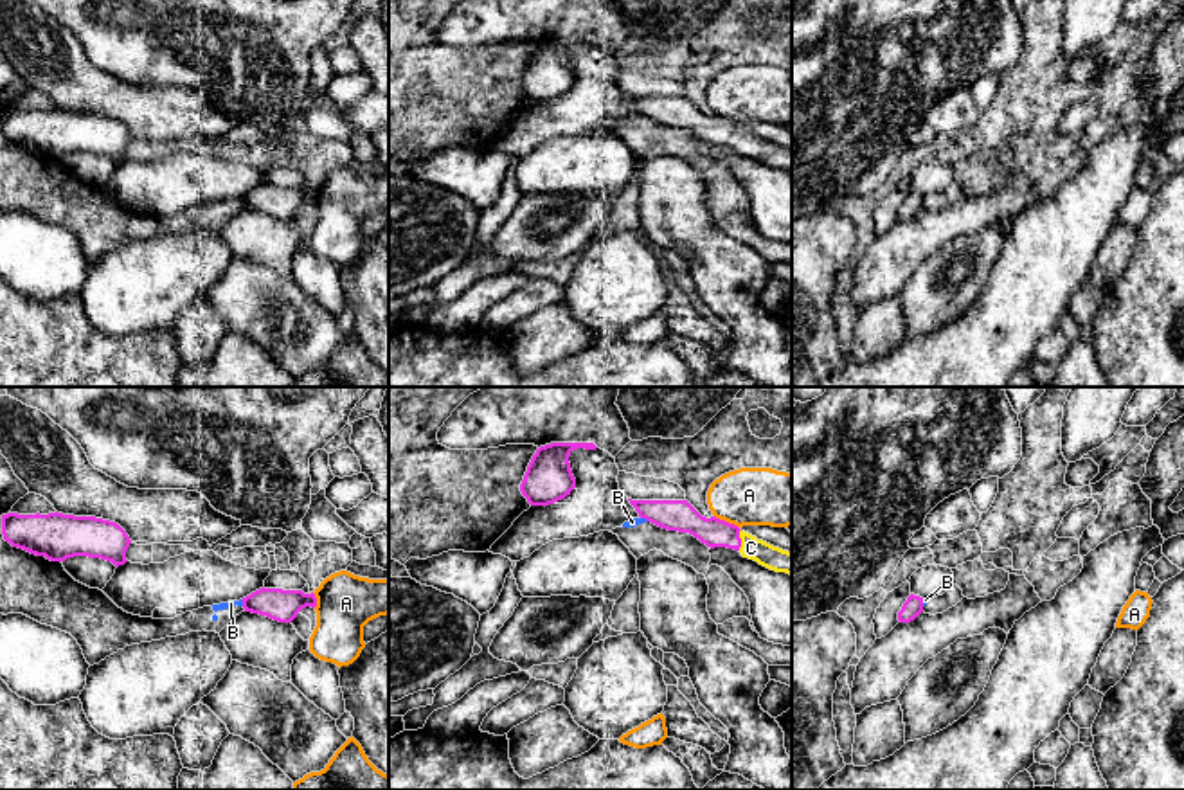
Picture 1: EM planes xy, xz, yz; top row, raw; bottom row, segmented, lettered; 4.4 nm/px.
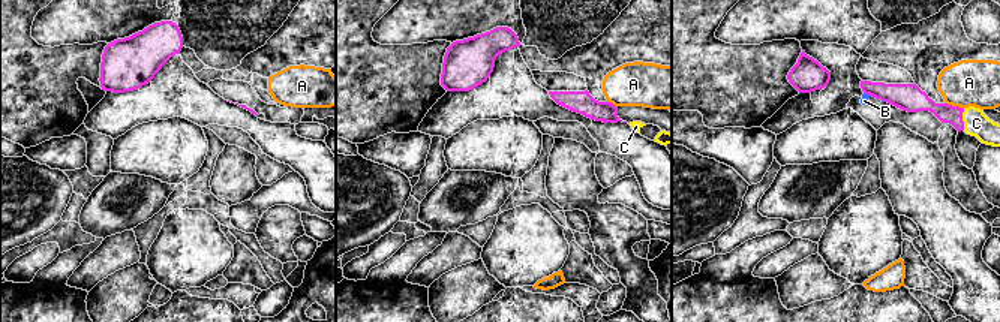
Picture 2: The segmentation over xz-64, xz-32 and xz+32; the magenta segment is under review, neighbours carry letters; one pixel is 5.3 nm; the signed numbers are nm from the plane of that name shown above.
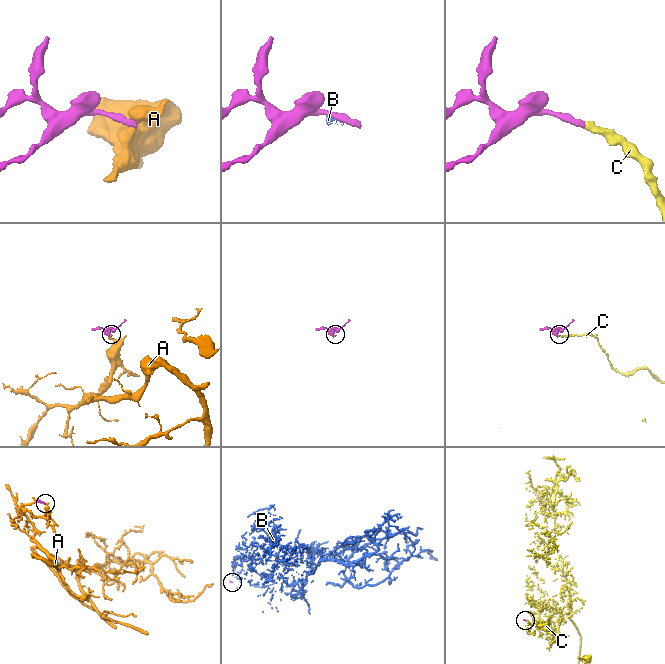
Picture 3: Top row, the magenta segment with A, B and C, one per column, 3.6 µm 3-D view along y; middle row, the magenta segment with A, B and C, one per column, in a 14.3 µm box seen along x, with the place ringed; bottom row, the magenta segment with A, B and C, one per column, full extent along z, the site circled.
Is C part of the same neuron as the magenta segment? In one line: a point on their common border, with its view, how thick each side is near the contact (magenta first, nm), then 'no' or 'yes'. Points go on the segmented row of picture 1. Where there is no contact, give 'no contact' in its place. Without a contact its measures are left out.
xz (740, 540) | 130/110 nm | yes

